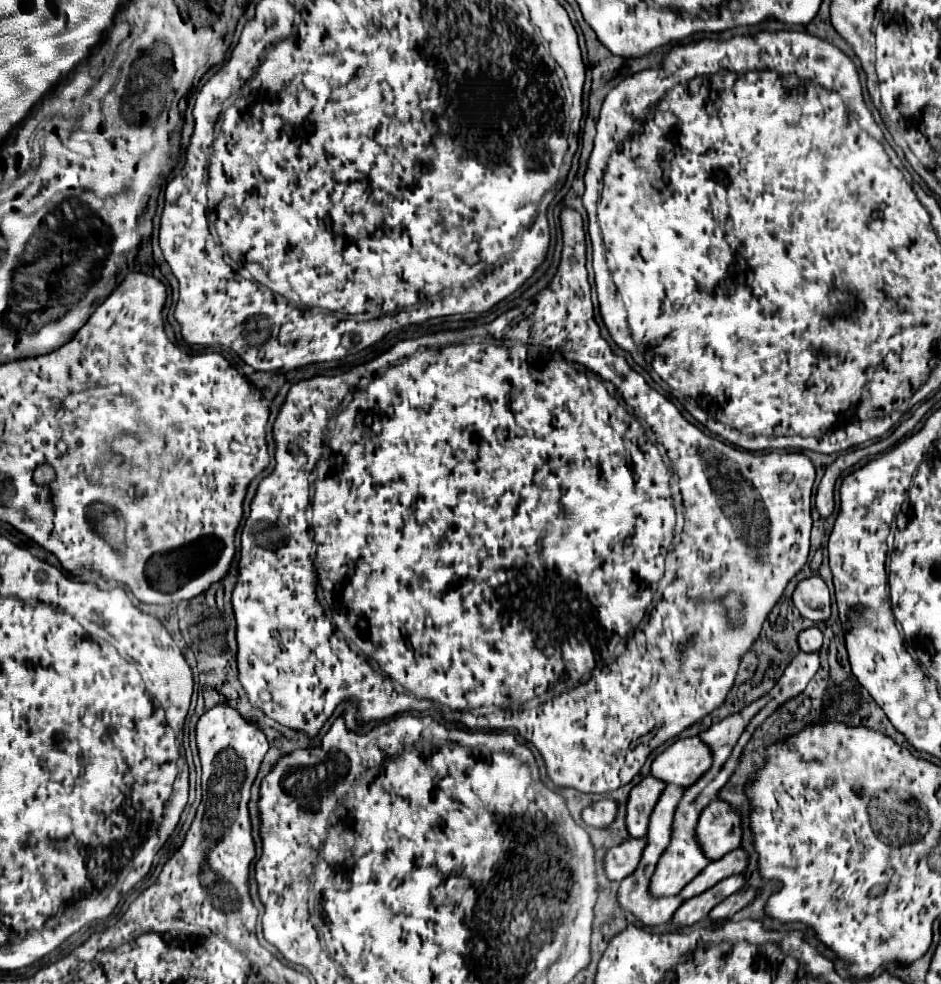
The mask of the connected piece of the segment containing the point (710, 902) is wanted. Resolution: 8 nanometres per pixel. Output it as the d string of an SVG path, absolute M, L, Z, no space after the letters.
M733 875L733 877L727 877L723 881L719 881L719 885L703 891L701 895L697 897L691 897L687 899L675 913L673 917L673 923L679 923L679 925L693 925L701 919L705 919L709 915L709 911L719 905L721 901L725 901L729 895L737 893L739 889L743 889L747 883L745 875Z

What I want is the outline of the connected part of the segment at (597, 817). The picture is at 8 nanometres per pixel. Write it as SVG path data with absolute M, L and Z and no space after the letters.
M601 799L583 811L583 821L591 827L609 827L617 817L617 801Z

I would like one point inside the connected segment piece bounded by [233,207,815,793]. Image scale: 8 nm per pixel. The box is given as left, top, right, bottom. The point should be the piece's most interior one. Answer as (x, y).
(534, 552)

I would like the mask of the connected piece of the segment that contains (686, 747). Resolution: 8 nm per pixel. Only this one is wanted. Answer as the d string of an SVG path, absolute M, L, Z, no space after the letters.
M689 737L675 741L657 755L651 765L651 775L667 783L691 787L711 769L711 763L711 747L699 737Z

